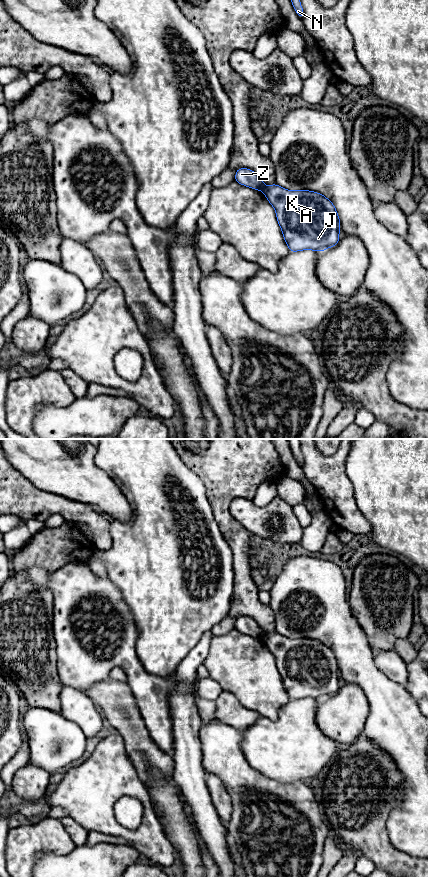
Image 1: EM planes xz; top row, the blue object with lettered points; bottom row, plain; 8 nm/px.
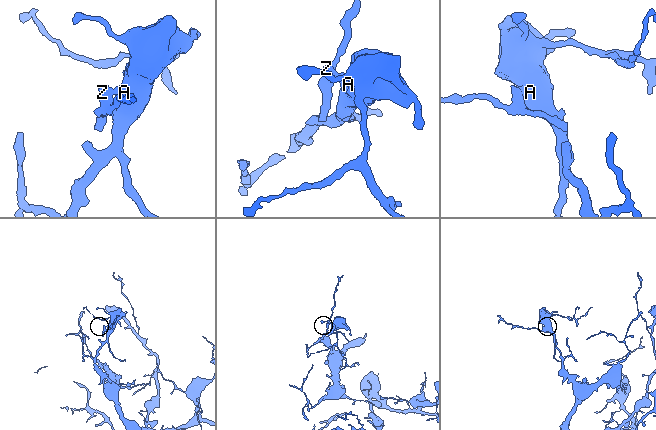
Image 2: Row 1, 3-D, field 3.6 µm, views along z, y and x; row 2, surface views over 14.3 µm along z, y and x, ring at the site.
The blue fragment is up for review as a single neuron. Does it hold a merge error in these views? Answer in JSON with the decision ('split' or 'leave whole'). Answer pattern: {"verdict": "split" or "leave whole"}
{"verdict": "split"}

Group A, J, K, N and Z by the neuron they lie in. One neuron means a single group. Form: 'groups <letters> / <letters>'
groups A J K / N Z

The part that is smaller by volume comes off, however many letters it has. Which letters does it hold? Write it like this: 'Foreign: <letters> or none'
Foreign: N, Z

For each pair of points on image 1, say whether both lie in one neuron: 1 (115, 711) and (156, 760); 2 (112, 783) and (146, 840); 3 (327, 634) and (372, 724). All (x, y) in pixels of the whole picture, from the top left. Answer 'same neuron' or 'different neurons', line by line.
1: same neuron
2: same neuron
3: same neuron

